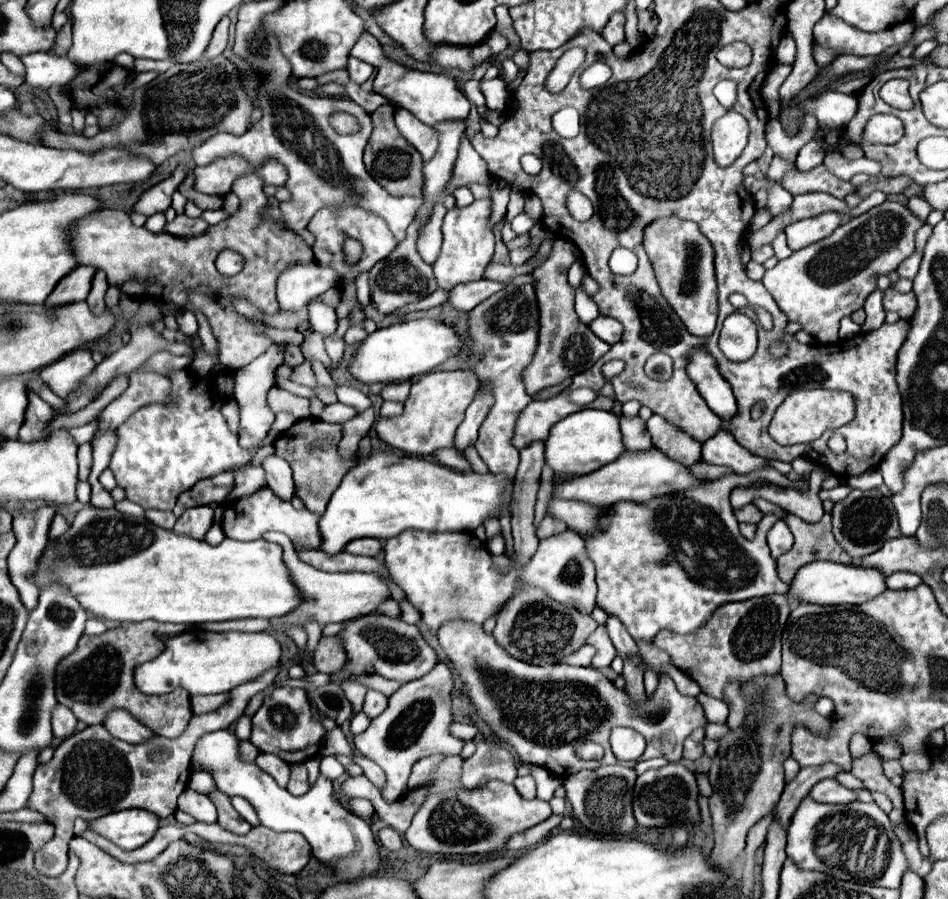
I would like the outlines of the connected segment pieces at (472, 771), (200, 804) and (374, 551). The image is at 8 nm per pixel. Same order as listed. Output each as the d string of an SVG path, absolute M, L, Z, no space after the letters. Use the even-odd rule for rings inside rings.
M487 738L477 742L477 752L463 762L461 768L461 786L479 788L489 780L513 782L517 778L517 760L505 748L497 748Z
M187 788L179 796L179 810L191 814L199 822L213 824L217 820L217 808L215 808L215 804L205 794L199 794L199 792L191 790L191 788Z
M357 538L351 540L345 548L349 554L361 554L361 556L377 556L381 550L381 542L377 538Z

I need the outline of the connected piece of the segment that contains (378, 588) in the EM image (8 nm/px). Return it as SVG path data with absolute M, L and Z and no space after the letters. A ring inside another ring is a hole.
M265 532L263 538L277 542L285 548L285 564L289 564L289 572L291 572L297 588L301 588L301 592L305 596L305 600L301 602L301 608L295 608L289 616L285 616L285 620L273 620L273 622L289 622L289 624L297 624L297 626L307 618L317 620L321 626L325 626L329 622L347 622L347 620L353 620L359 616L373 614L385 600L391 598L391 590L387 586L387 580L377 576L377 574L367 574L367 572L329 574L329 572L321 572L321 570L297 560L295 546L289 540L289 536L279 534L279 532Z

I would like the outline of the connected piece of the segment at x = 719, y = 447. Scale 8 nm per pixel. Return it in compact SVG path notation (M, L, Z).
M719 432L703 442L703 460L707 464L731 466L737 474L749 474L753 470L767 466L765 458L753 456L749 450L741 448L735 442L735 438L727 432Z

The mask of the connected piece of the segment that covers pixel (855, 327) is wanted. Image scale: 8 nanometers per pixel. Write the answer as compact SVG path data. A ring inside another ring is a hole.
M845 316L843 320L841 320L841 330L839 330L839 336L841 336L841 340L847 340L847 338L853 338L853 336L857 336L859 334L859 324L855 324L849 316Z

